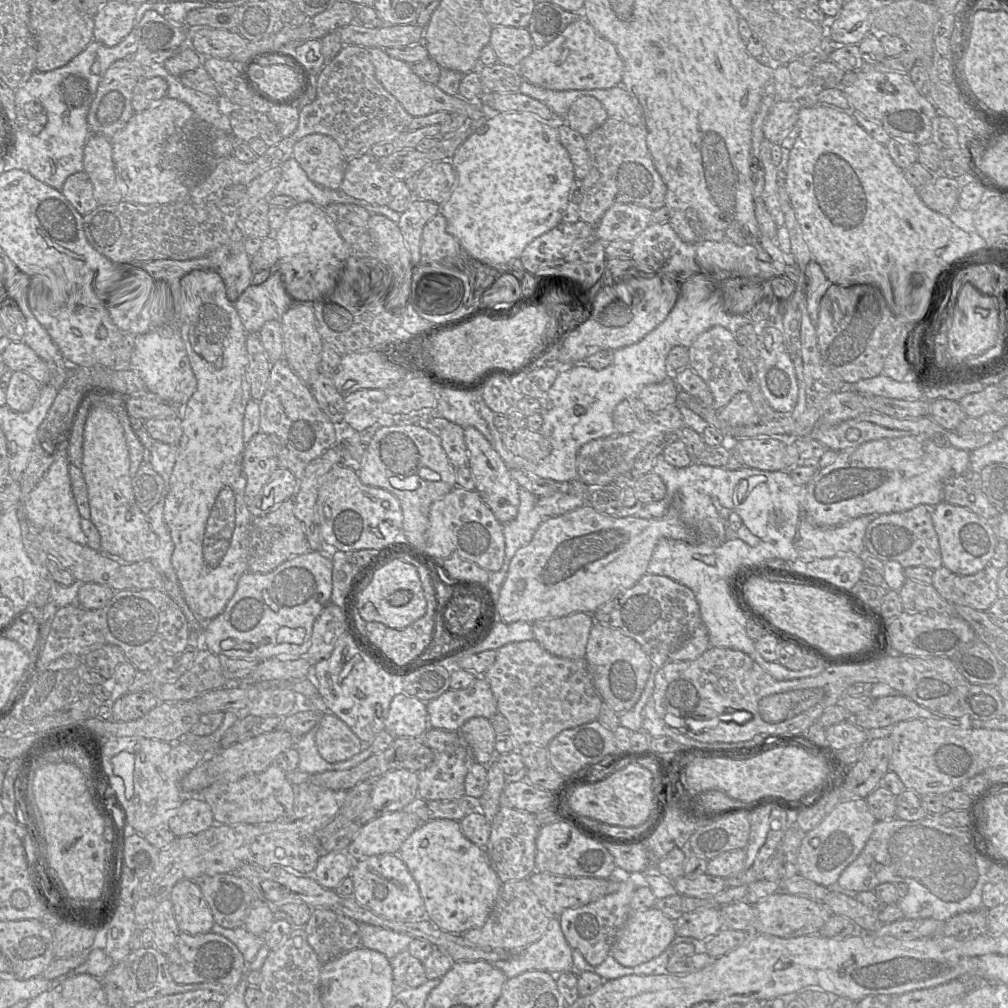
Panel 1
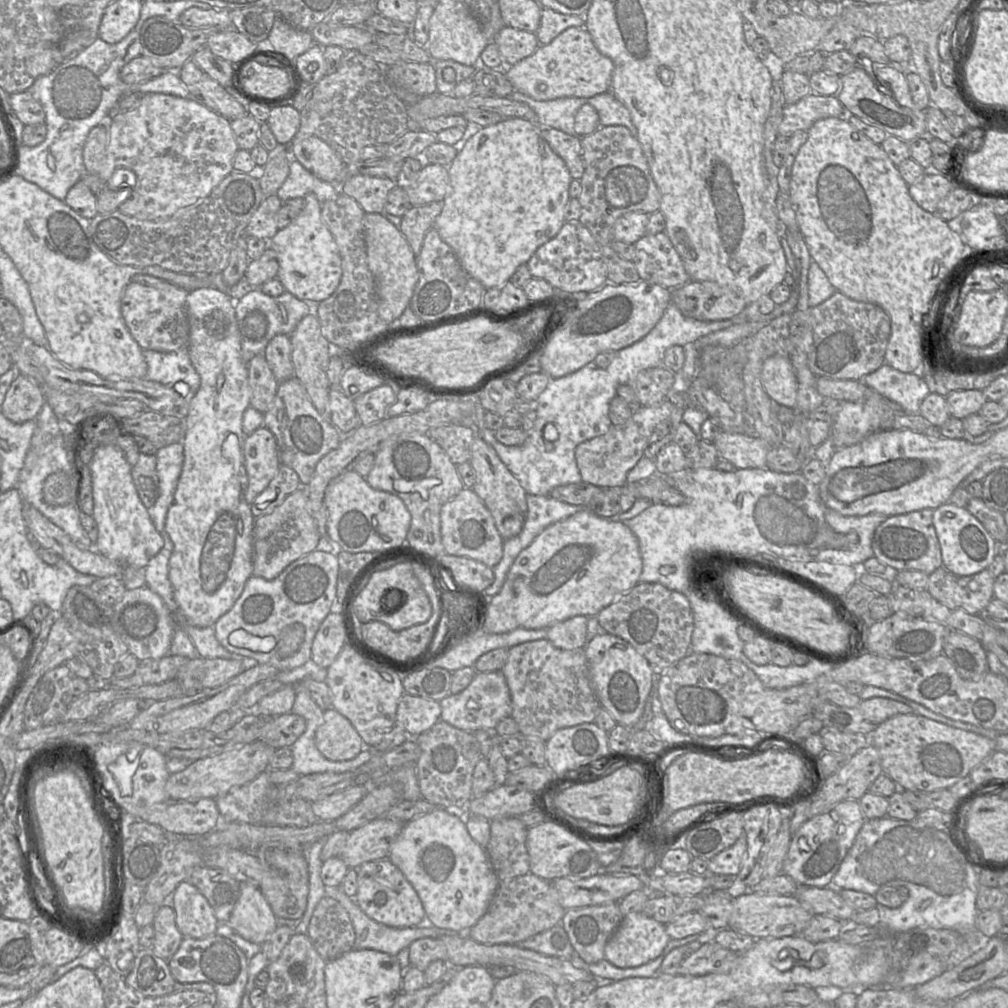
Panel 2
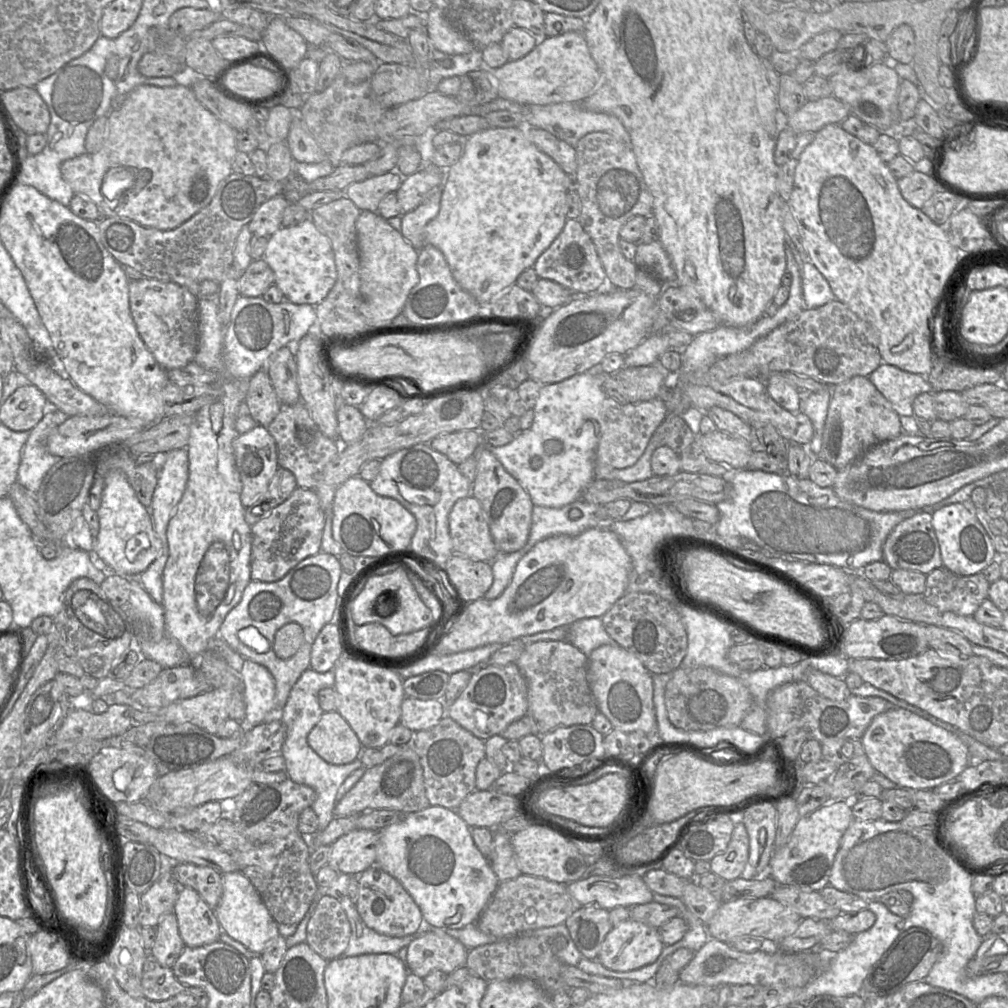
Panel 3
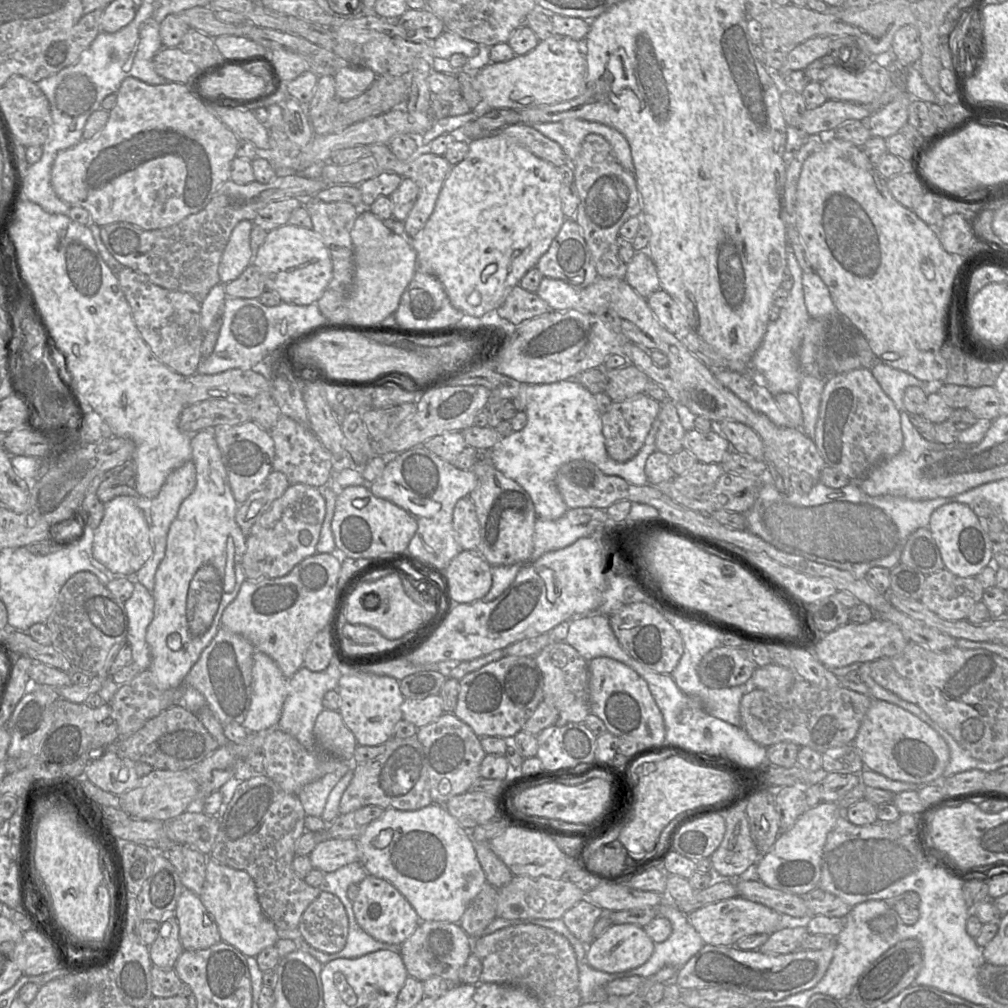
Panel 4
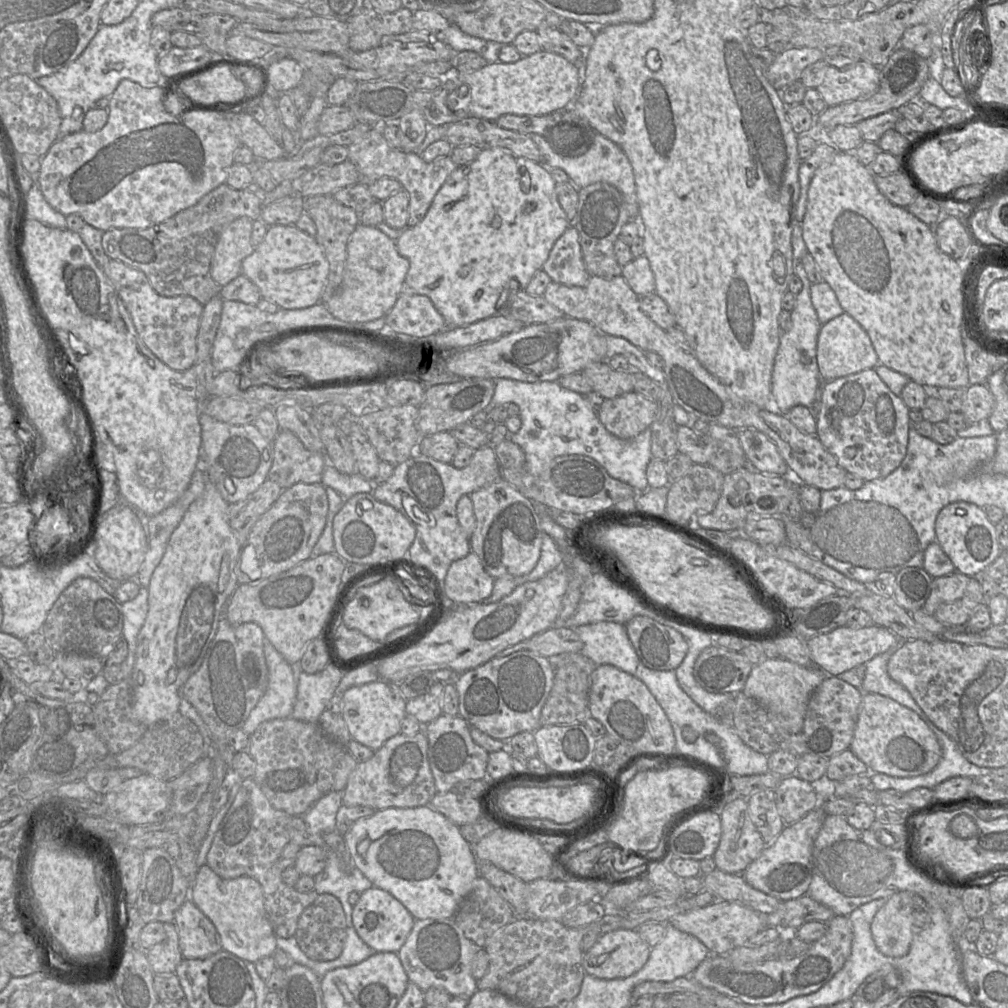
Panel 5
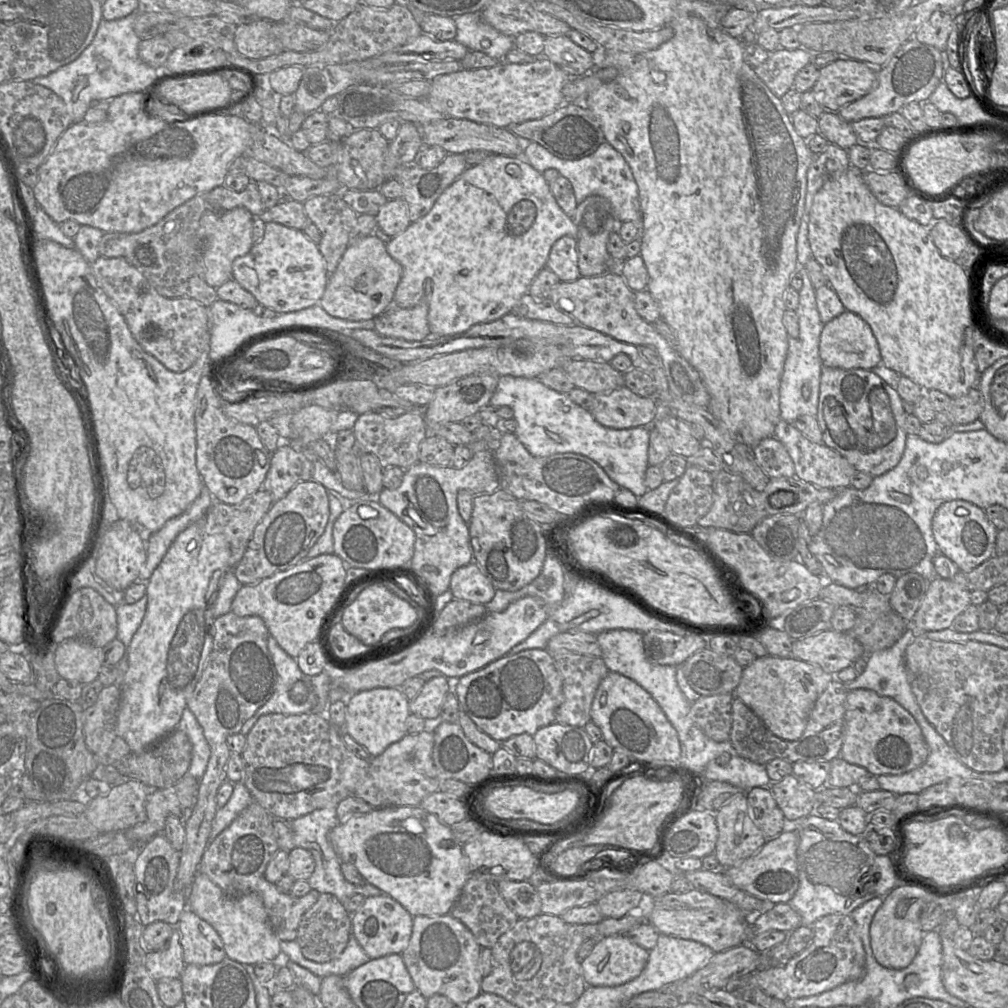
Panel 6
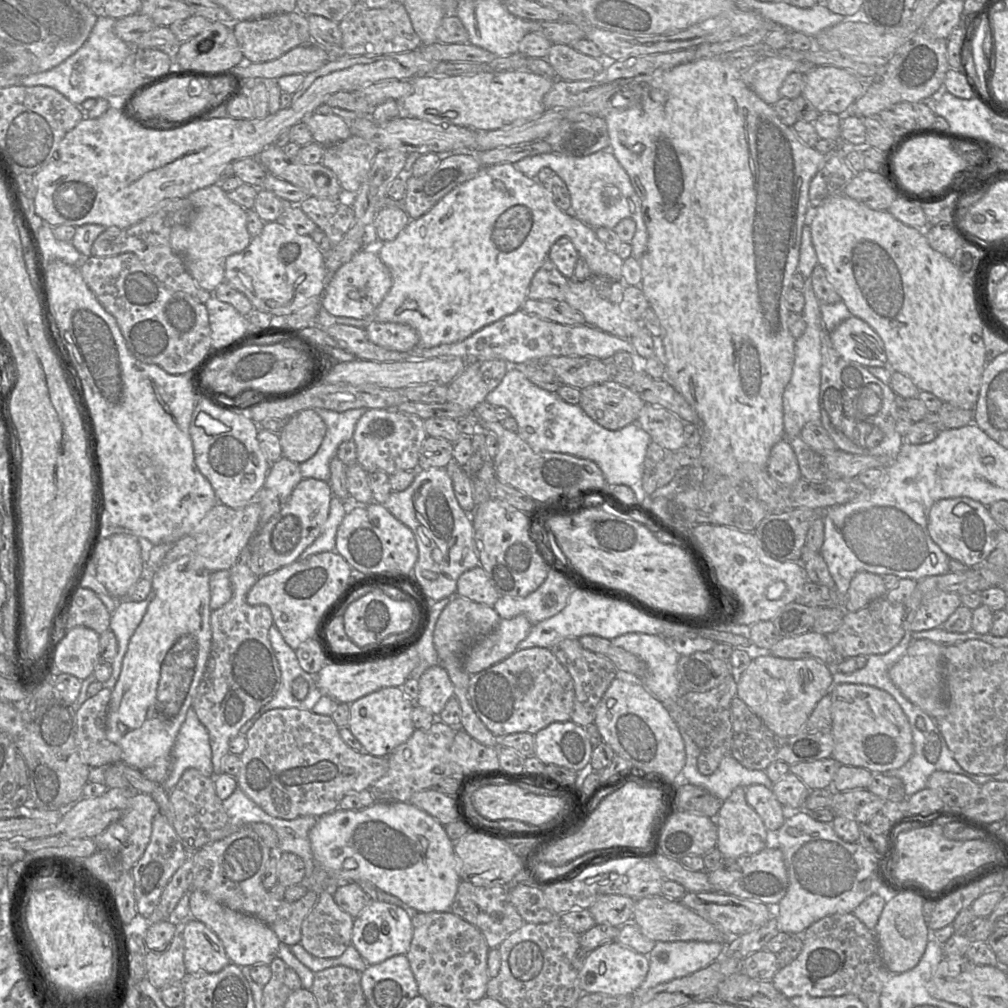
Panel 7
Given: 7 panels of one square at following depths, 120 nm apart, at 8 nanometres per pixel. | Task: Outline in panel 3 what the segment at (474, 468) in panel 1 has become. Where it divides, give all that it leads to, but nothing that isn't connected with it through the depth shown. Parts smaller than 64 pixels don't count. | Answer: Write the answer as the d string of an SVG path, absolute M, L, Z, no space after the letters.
M479 447L474 455L477 461L477 471L475 480L472 482L470 495L480 502L499 553L506 554L518 551L527 543L534 504L529 494L488 449Z

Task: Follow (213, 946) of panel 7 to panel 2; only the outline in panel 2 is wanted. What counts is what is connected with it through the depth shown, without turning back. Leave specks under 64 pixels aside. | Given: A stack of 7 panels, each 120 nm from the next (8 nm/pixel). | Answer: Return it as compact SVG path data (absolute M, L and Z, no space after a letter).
M188 881L178 884L168 895L176 926L183 937L203 939L215 934L218 920L207 899Z

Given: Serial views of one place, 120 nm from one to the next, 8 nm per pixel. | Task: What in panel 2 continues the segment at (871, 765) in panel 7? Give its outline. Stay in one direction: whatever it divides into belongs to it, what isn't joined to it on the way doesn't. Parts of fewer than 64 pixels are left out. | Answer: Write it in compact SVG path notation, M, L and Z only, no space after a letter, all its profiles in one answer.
M915 713L894 715L889 719L885 720L884 722L882 722L871 734L865 734L865 735L870 735L870 744L873 745L879 753L882 773L891 778L898 785L899 789L920 791L920 792L932 792L939 789L948 789L950 786L958 782L960 779L969 775L969 773L975 766L977 766L980 762L989 757L995 751L995 742L988 737L970 731L955 728L928 719L926 717L920 716Z

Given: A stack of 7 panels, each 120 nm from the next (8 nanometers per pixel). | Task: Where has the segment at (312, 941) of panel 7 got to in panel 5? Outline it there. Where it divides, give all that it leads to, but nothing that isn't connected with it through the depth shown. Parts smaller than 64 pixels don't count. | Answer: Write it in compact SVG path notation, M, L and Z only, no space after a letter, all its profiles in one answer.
M322 893L301 913L294 936L309 958L329 961L340 956L346 941L346 928L346 916L340 900L332 894Z

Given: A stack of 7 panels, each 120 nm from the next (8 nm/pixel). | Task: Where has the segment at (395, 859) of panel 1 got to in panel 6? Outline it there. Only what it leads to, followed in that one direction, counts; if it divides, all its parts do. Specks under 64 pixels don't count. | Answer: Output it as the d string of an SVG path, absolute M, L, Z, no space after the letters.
M389 895L366 897L362 906L352 913L351 932L371 959L389 954L401 954L408 946L413 930L413 916Z

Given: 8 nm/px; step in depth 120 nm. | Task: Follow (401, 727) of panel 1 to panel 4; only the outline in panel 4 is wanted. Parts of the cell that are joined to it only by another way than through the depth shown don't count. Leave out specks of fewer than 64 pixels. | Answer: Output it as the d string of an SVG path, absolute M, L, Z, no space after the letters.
M439 694L424 699L405 699L401 711L404 720L421 728L436 721L444 713L443 700Z

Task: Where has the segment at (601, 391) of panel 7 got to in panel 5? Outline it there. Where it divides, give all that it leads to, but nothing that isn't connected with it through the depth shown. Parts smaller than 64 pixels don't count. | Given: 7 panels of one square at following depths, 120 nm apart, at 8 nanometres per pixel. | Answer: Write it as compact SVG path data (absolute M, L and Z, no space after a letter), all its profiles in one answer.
M634 391L604 399L597 416L607 431L617 438L633 439L650 427L658 415L656 401Z

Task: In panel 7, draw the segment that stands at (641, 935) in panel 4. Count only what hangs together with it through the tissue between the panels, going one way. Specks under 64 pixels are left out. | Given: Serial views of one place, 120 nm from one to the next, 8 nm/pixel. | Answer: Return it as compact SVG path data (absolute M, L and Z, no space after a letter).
M617 941L599 946L588 953L583 967L578 972L579 985L583 993L601 993L610 996L635 994L649 970L649 958L621 945Z

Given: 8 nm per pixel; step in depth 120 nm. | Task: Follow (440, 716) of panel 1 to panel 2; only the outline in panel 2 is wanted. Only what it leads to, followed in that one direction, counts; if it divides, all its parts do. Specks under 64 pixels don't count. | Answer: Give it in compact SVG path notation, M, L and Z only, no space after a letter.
M501 671L477 672L472 682L461 692L450 694L441 701L440 720L468 732L489 730L500 720L511 715L512 704L506 679Z

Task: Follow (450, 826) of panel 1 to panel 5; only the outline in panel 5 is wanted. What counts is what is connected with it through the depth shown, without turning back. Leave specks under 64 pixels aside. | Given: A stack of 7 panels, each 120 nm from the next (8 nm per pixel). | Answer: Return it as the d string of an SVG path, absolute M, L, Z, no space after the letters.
M430 805L378 810L372 816L356 820L343 838L355 866L373 886L398 899L415 920L453 918L479 876L473 846L462 836L459 826Z

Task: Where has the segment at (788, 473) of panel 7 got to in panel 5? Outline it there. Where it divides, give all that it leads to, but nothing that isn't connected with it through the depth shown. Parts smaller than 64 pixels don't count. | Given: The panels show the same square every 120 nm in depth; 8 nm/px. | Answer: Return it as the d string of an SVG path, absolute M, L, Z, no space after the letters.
M739 429L737 435L752 469L767 475L786 475L786 462L764 433L755 429Z

